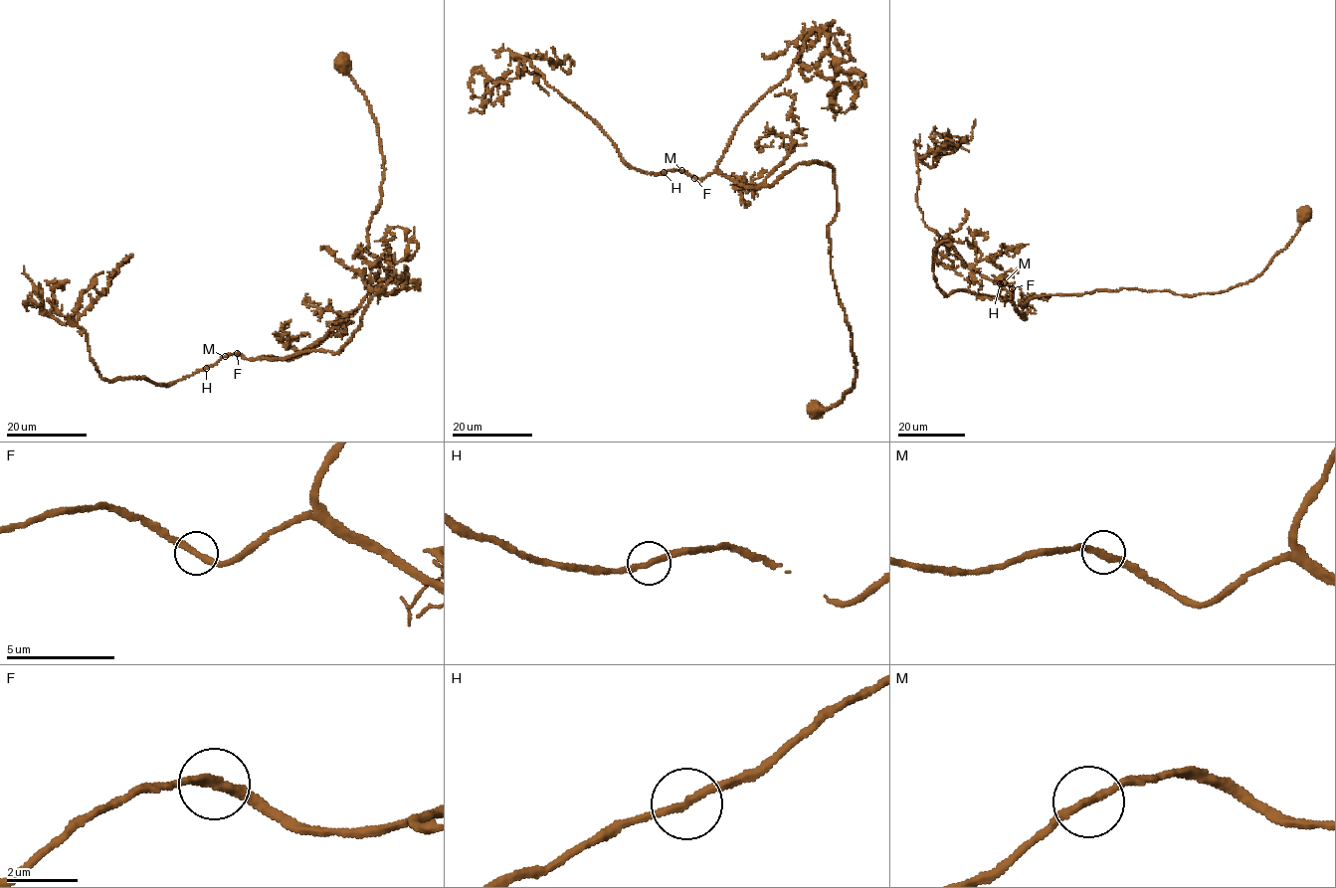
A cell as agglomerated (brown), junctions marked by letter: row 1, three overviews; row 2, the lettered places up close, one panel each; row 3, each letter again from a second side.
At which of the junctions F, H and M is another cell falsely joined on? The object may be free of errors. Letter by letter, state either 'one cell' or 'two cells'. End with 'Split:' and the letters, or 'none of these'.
F: one cell
H: one cell
M: one cell
Split: none of these

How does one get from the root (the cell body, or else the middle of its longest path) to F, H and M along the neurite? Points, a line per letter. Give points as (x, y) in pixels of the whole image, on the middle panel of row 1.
F: (816, 410), (842, 401), (856, 374), (831, 268), (834, 169), (800, 164), (755, 187), (716, 172), (695, 178)
H: (816, 410), (842, 401), (856, 374), (831, 268), (834, 169), (800, 164), (755, 187), (664, 172)
M: (816, 410), (842, 401), (856, 374), (831, 268), (834, 169), (800, 164), (755, 187), (681, 170)

